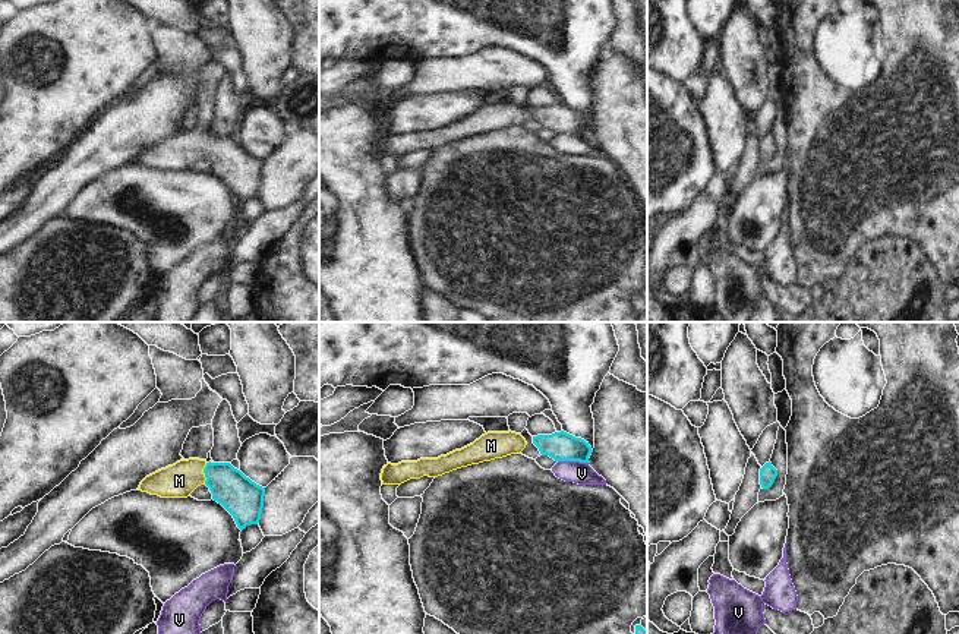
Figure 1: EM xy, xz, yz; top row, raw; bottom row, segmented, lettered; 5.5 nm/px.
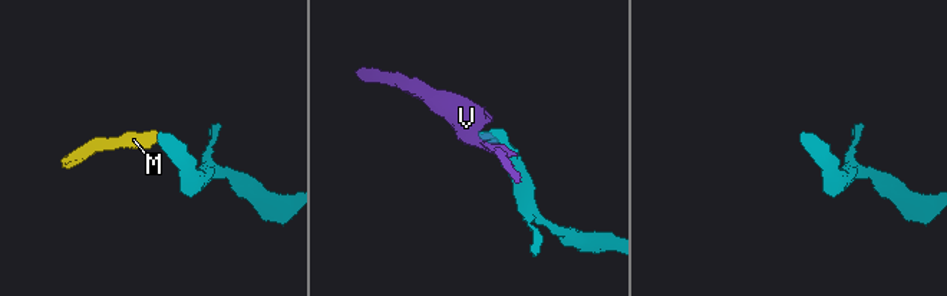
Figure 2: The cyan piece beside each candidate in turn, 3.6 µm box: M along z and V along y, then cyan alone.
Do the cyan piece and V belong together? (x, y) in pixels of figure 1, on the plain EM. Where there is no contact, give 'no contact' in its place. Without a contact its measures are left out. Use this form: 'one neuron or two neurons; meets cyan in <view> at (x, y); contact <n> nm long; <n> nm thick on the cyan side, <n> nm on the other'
two neurons; meets cyan in xz at (573, 132); contact 170 nm long; 160 nm thick on the cyan side, 120 nm on the other

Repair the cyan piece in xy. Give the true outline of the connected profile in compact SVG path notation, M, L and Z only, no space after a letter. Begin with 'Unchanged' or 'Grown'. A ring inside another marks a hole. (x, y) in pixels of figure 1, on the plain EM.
Grown. M180 132L146 148L138 163L161 170L187 170L201 157L209 160L212 171L233 187L240 202L259 195L265 160L252 154L230 135Z

